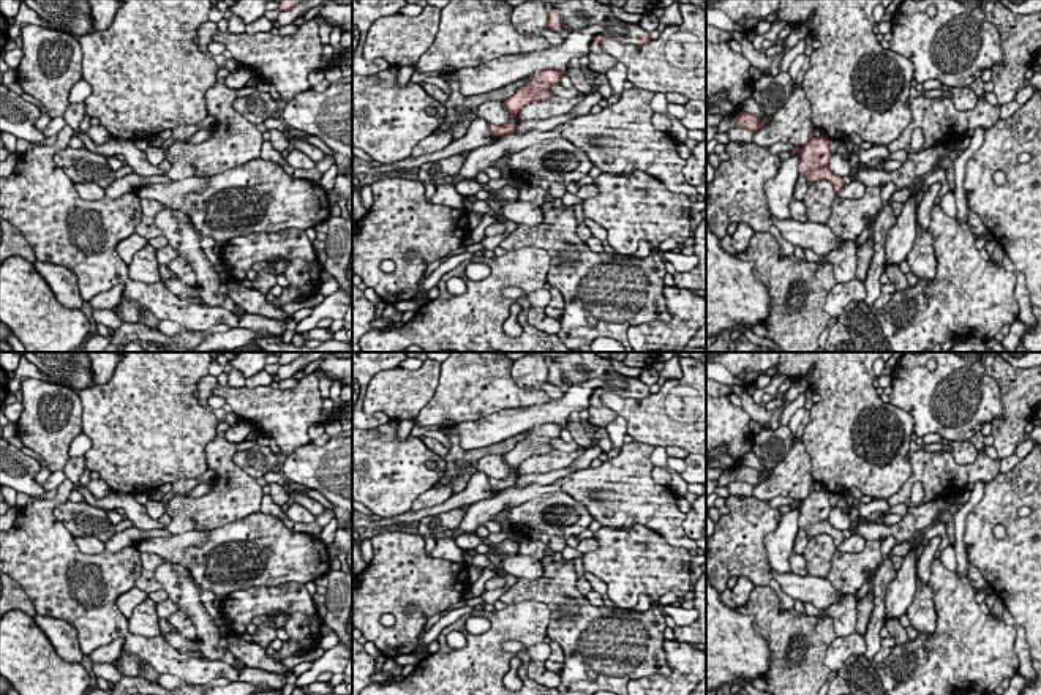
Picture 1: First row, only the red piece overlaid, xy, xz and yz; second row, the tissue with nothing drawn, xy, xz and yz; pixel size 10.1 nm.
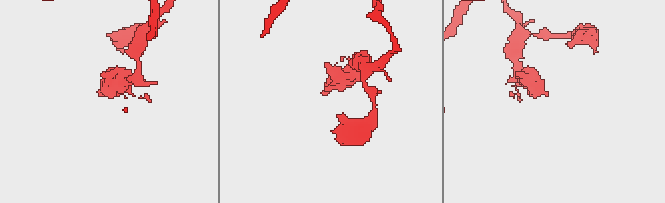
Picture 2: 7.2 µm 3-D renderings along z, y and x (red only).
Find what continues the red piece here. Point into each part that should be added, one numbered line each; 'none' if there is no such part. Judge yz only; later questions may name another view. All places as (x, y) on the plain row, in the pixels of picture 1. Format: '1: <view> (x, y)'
none

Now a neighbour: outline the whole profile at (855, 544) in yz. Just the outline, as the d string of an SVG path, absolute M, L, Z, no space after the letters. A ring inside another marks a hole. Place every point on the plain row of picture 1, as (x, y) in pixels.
M851 534L848 539L844 539L844 542L837 547L842 553L861 553L866 547L866 539L856 534Z

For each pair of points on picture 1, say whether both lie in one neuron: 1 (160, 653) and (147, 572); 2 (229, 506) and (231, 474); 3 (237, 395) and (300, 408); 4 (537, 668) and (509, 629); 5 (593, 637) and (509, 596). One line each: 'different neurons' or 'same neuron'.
1: different neurons
2: same neuron
3: same neuron
4: different neurons
5: same neuron

